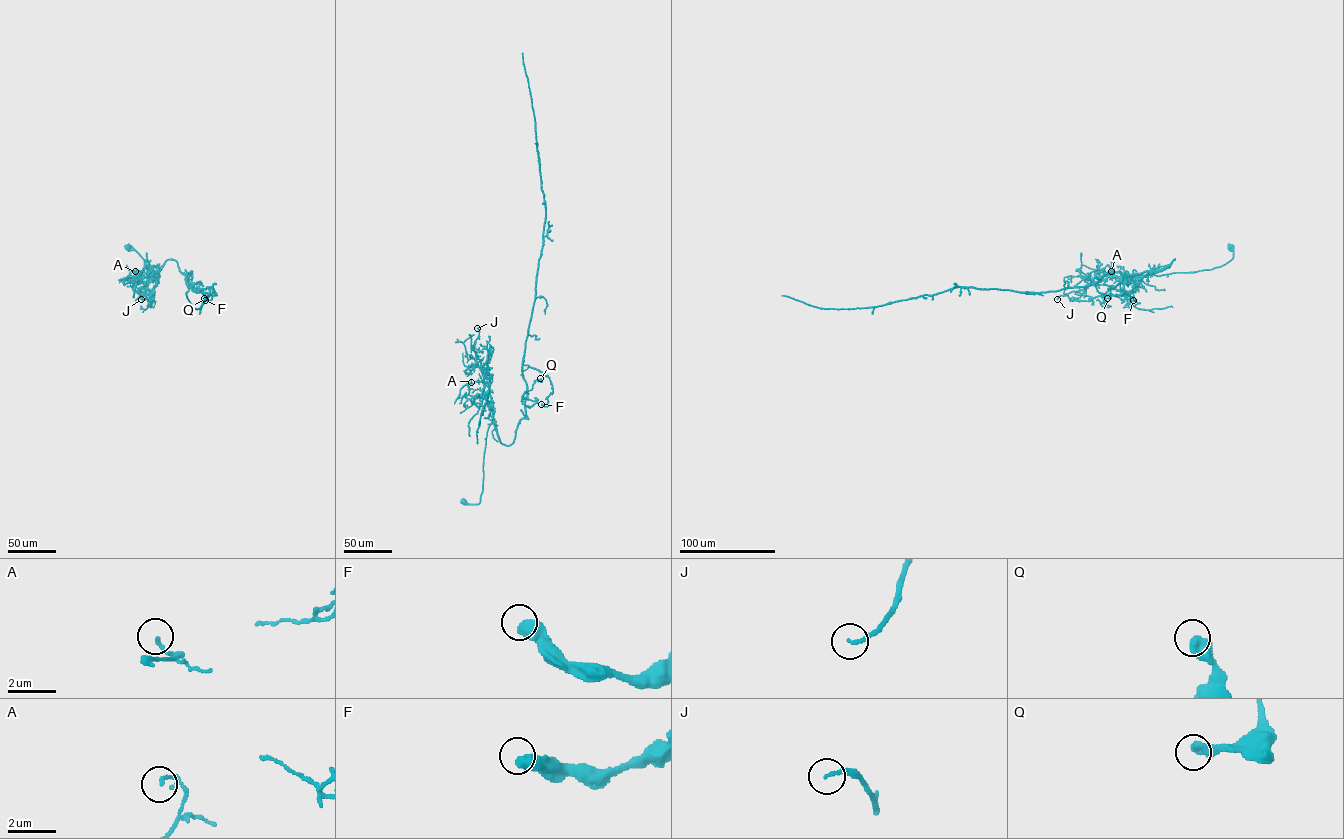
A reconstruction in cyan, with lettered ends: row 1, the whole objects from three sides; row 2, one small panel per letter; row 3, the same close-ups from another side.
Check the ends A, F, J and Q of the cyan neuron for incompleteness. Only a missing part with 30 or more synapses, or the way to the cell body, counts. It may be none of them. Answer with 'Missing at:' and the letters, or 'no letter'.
Missing at: no letter

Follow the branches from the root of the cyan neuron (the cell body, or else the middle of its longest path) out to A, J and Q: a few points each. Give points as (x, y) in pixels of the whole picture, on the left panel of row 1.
A: (128, 246), (143, 259), (147, 272), (156, 275), (145, 282), (122, 281), (123, 283), (135, 271)
J: (128, 246), (143, 259), (147, 272), (156, 274), (148, 277), (137, 290), (143, 295), (141, 299)
Q: (128, 246), (151, 276), (168, 259), (175, 260), (183, 274), (191, 271), (191, 282), (204, 298)

